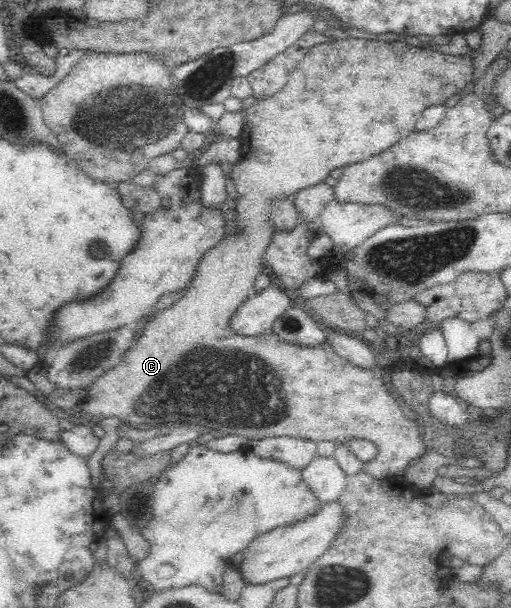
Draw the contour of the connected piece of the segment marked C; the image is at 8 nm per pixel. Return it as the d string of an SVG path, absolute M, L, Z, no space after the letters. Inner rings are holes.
M324 39L321 43L315 44L309 48L303 62L297 65L297 68L291 72L287 84L272 97L257 100L244 113L244 122L239 141L241 144L241 158L233 166L233 180L235 187L239 192L237 198L237 212L239 218L235 224L241 228L241 234L224 236L220 243L205 253L205 256L199 263L197 272L193 276L190 287L184 294L183 298L175 302L173 305L158 310L152 314L151 318L143 326L143 330L139 336L134 336L131 346L123 350L121 354L121 362L117 366L113 366L107 372L103 372L101 376L97 376L95 380L85 387L85 400L79 404L80 410L90 414L91 417L98 419L106 419L116 417L122 424L129 427L138 428L141 431L149 429L152 431L155 426L165 424L165 422L189 422L191 424L201 424L203 430L210 430L217 435L237 435L247 437L248 439L262 439L267 437L302 438L310 441L318 442L320 440L330 440L335 444L341 444L349 438L363 438L377 445L377 456L369 462L363 463L363 470L373 478L384 479L385 477L397 477L401 480L406 468L414 460L419 458L419 454L425 452L425 444L422 437L422 426L420 422L413 422L411 419L403 415L399 404L391 397L391 388L389 382L384 380L383 369L375 369L367 371L361 369L349 361L341 358L335 349L323 340L317 346L299 346L285 342L275 333L271 332L267 336L248 337L233 333L229 329L229 318L231 314L241 306L242 302L248 299L247 291L254 286L255 280L265 269L263 256L265 248L269 246L269 240L273 236L273 229L270 224L270 213L272 202L275 199L290 199L293 194L299 190L304 190L309 186L322 183L322 180L328 177L329 173L336 168L340 168L350 163L357 163L369 159L371 156L380 154L383 150L388 150L393 144L396 144L401 138L409 136L416 130L416 122L419 120L420 114L427 108L435 104L444 103L456 92L460 92L473 78L473 61L472 56L455 56L447 55L441 52L432 51L429 48L415 49L414 46L407 45L403 41L377 41L369 39Z

